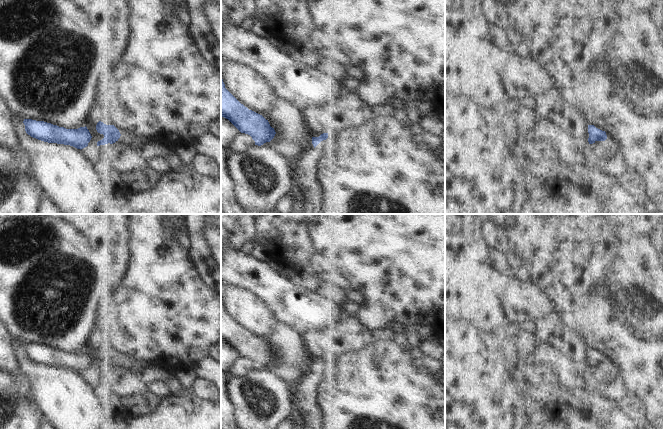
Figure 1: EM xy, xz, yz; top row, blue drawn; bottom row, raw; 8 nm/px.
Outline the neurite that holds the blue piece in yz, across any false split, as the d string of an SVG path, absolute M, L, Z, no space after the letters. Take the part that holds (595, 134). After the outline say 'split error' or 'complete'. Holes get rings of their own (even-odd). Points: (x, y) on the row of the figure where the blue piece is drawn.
M588 125L588 133L588 142L596 154L612 167L619 165L618 148L612 138L608 137L605 131L596 128L594 125Z | split error

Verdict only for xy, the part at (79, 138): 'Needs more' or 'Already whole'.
Already whole.

